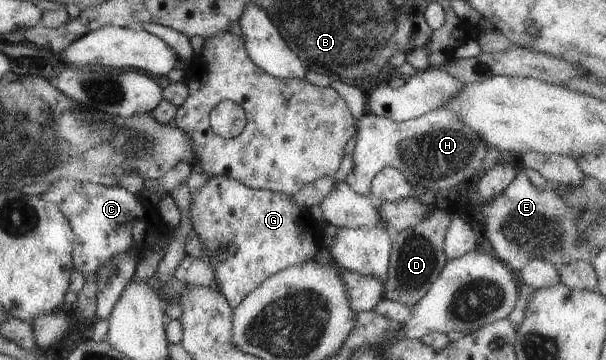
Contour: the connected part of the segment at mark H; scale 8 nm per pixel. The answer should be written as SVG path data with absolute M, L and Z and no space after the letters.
M445 107L406 121L394 121L366 112L357 120L357 133L352 153L354 170L345 182L353 192L366 197L371 194L372 180L385 167L399 169L411 185L442 192L486 172L483 162L489 147L483 137L467 126L457 113Z

